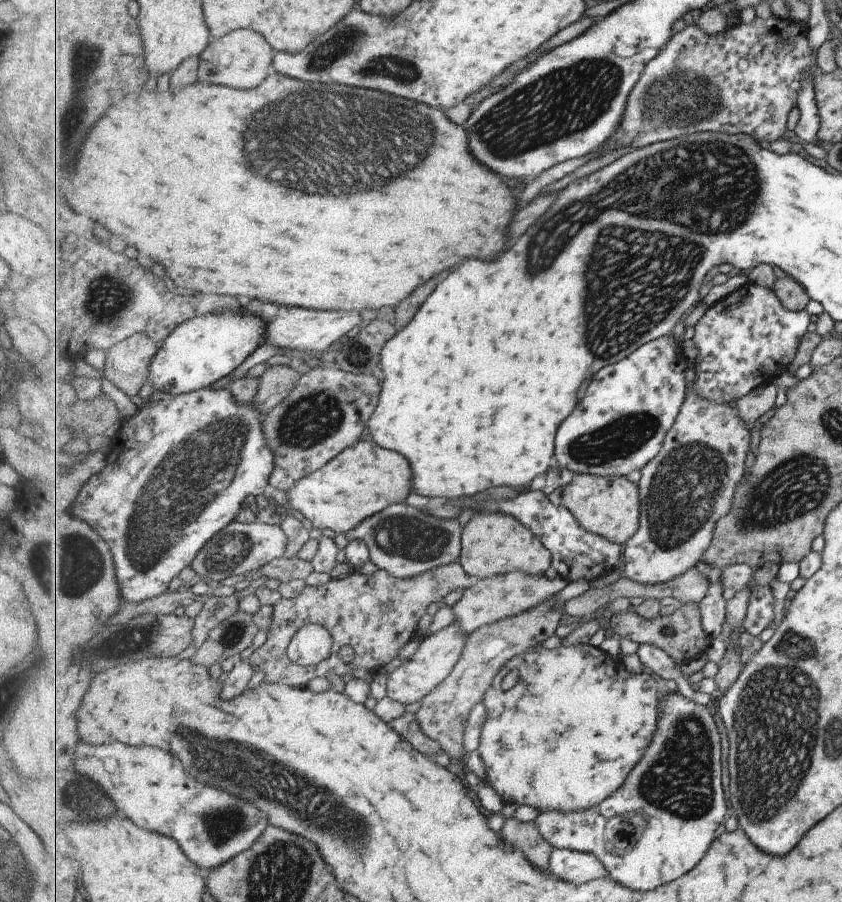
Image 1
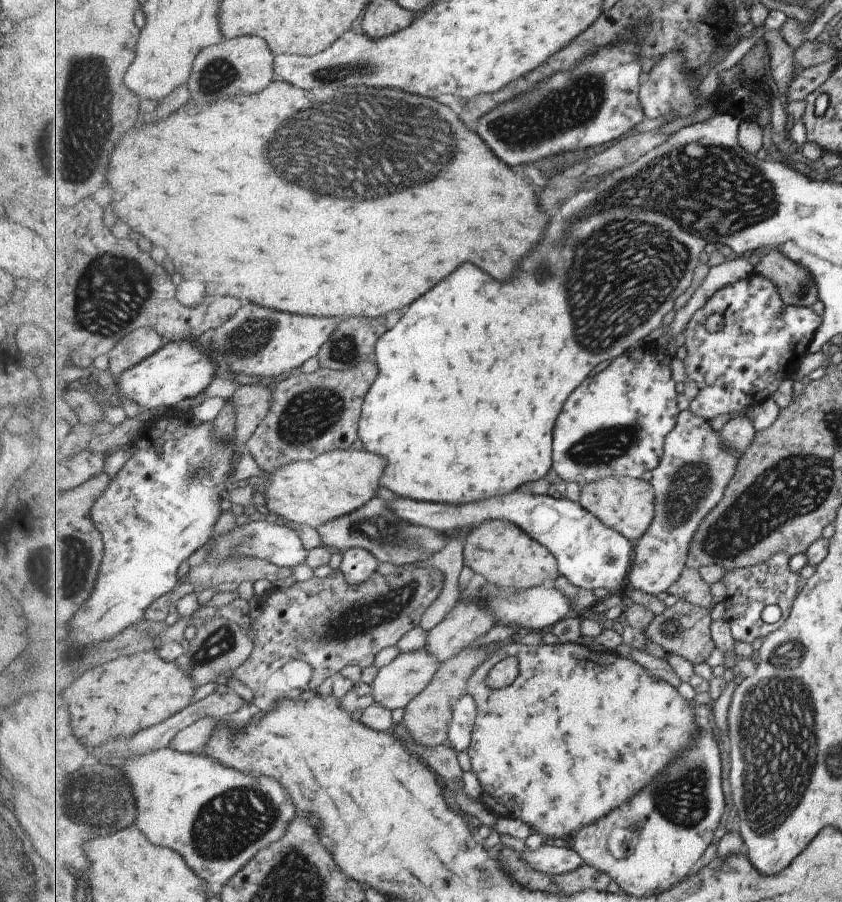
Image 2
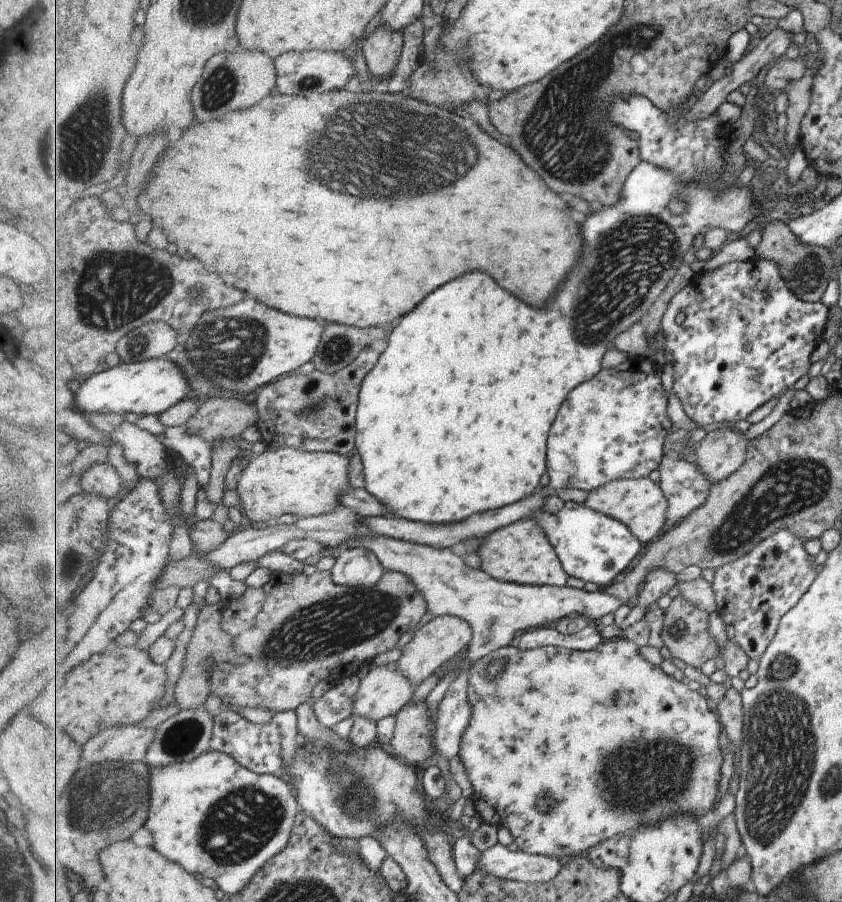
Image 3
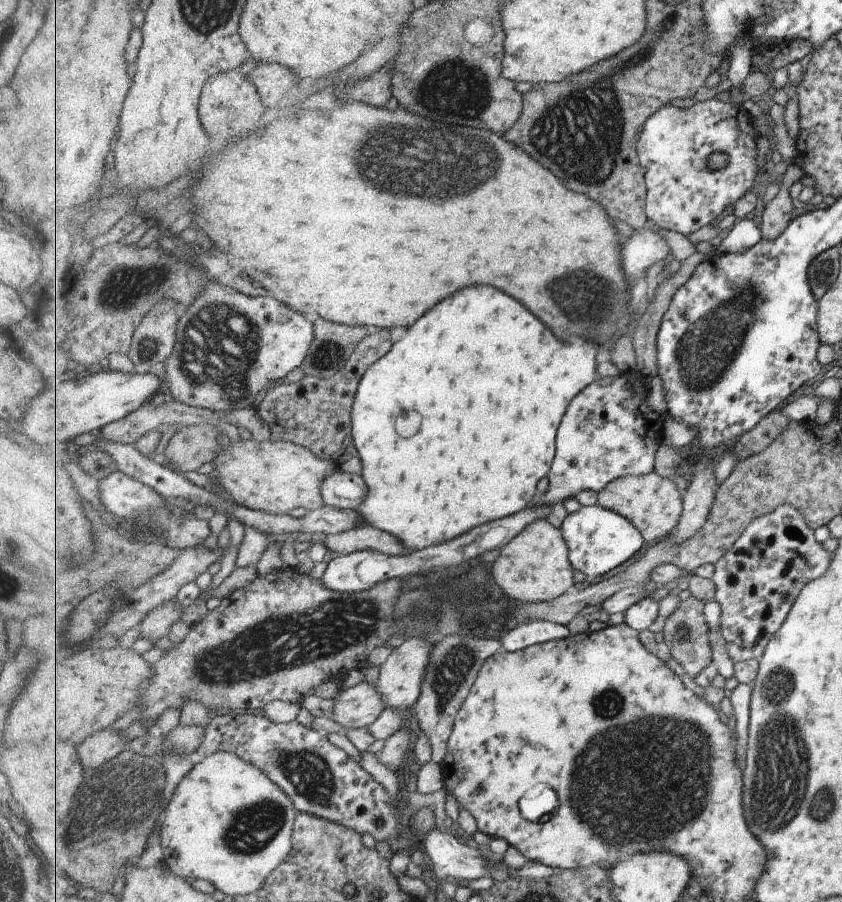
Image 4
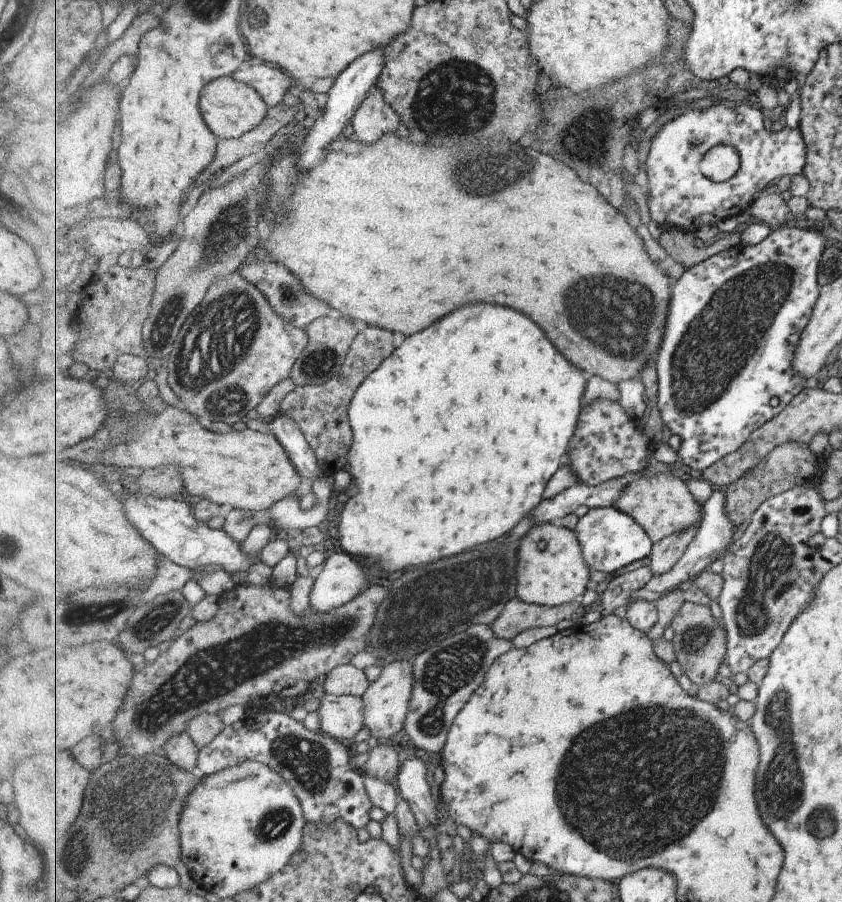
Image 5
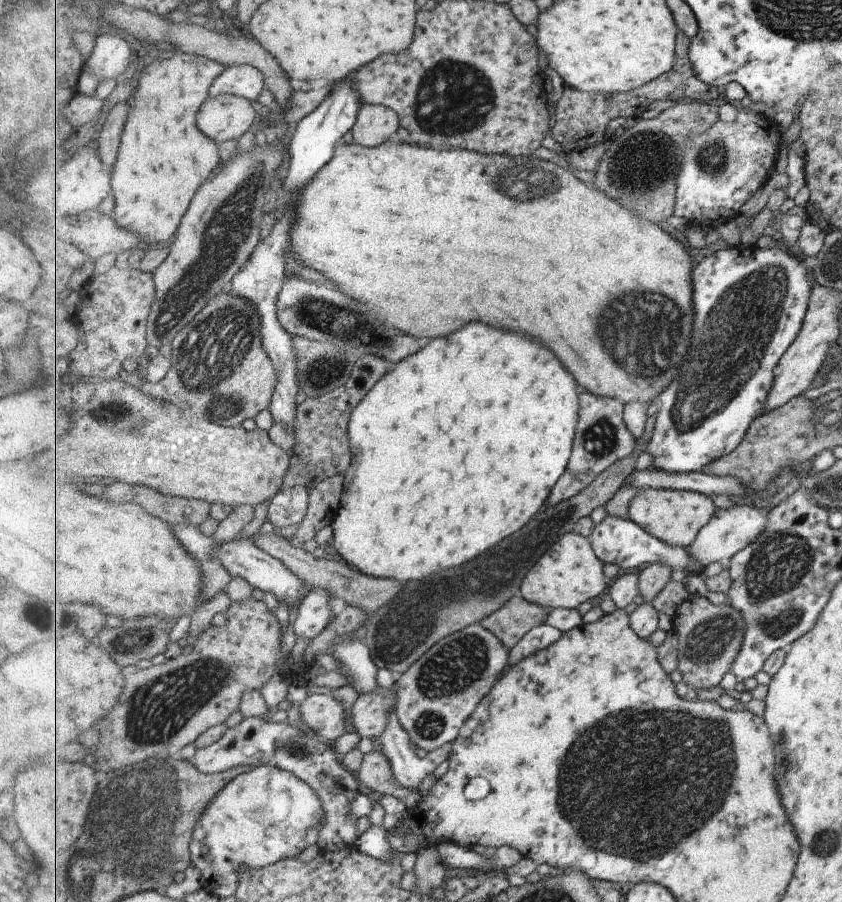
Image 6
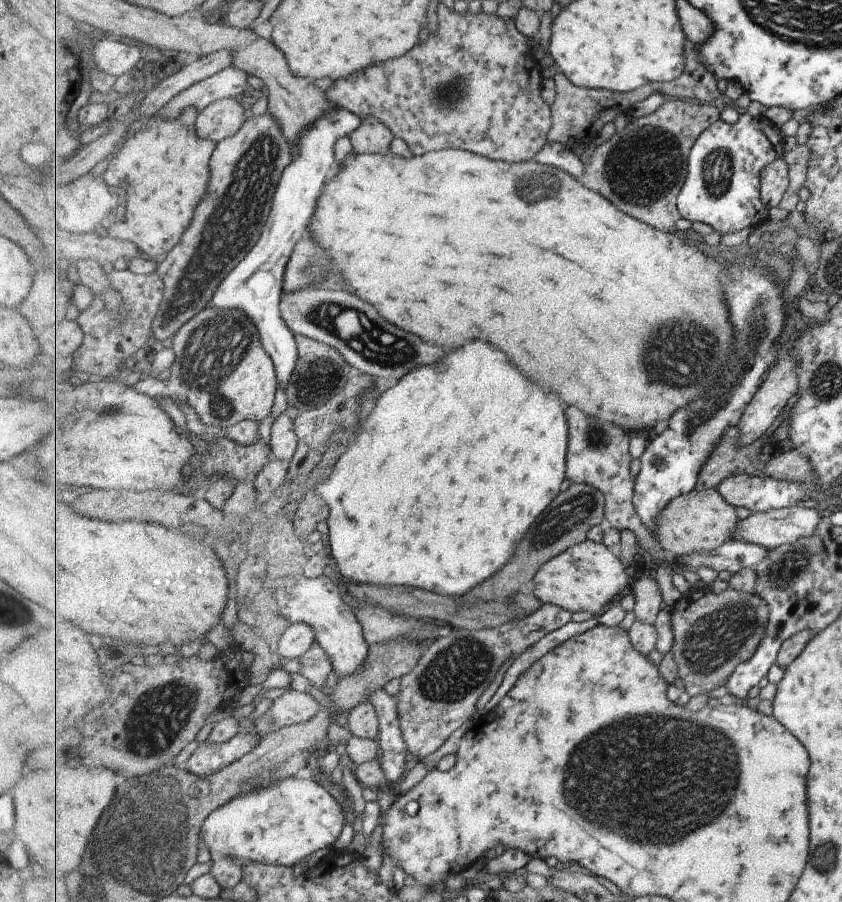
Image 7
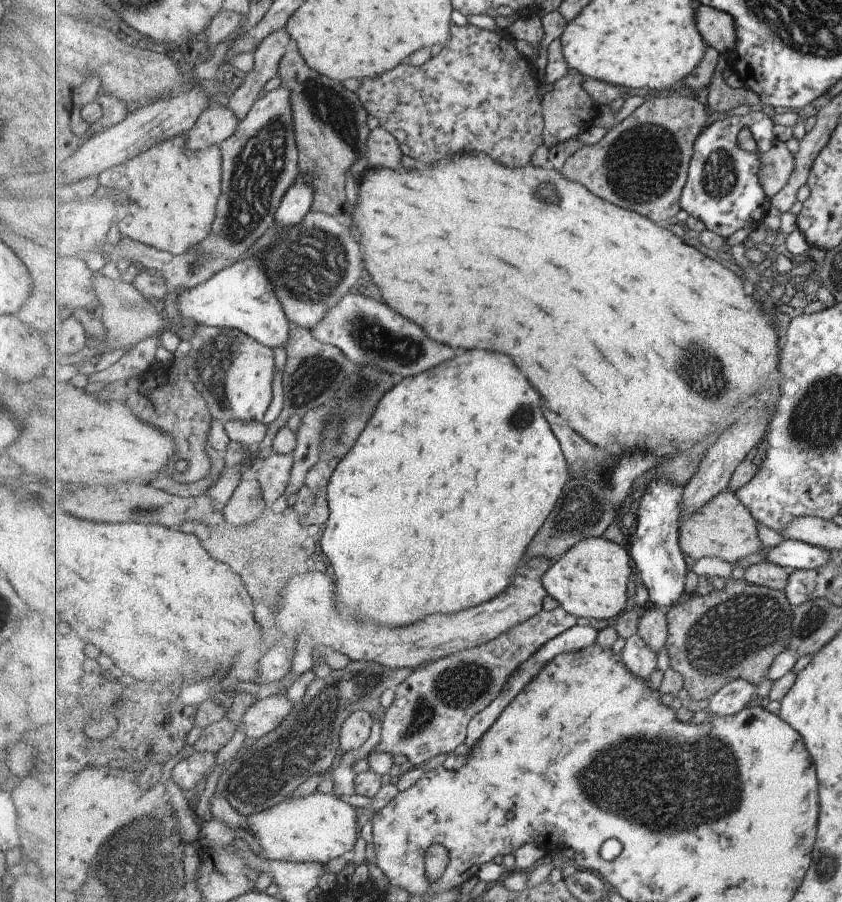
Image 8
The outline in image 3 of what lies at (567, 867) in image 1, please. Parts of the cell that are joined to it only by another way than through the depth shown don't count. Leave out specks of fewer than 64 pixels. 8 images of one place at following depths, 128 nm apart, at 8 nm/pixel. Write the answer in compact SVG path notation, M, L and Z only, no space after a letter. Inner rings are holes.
M499 842L485 851L476 862L485 873L497 875L503 882L521 881L524 883L549 883L565 865L559 857L530 853L521 849L516 851Z

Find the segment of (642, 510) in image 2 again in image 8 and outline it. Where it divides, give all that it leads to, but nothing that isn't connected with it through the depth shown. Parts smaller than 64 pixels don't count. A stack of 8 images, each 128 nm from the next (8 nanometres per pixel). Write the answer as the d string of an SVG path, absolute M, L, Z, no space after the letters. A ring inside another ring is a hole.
M727 488L714 496L700 511L690 514L684 518L684 521L679 522L680 547L689 562L707 556L707 558L720 558L725 562L733 562L736 566L745 568L762 556L762 544L757 536L757 521L756 516L737 498L735 492Z

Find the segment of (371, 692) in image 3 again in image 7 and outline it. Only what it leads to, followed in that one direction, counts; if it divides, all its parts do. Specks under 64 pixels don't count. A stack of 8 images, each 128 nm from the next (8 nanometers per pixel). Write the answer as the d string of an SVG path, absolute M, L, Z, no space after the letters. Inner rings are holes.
M299 691L285 694L281 700L275 702L271 714L277 727L271 726L273 730L293 725L300 725L310 721L319 714L319 707L322 704L317 702L317 698L313 694L302 693Z

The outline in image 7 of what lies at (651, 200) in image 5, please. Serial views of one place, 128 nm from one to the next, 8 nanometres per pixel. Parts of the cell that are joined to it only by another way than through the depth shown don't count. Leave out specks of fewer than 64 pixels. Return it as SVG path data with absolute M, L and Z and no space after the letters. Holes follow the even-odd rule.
M743 113L736 123L728 124L725 120L714 122L696 140L690 154L688 180L682 186L678 197L678 206L682 218L692 222L701 221L709 224L721 234L734 230L743 230L767 219L769 207L762 199L761 173L775 159L785 154L785 134L764 116L753 117Z

